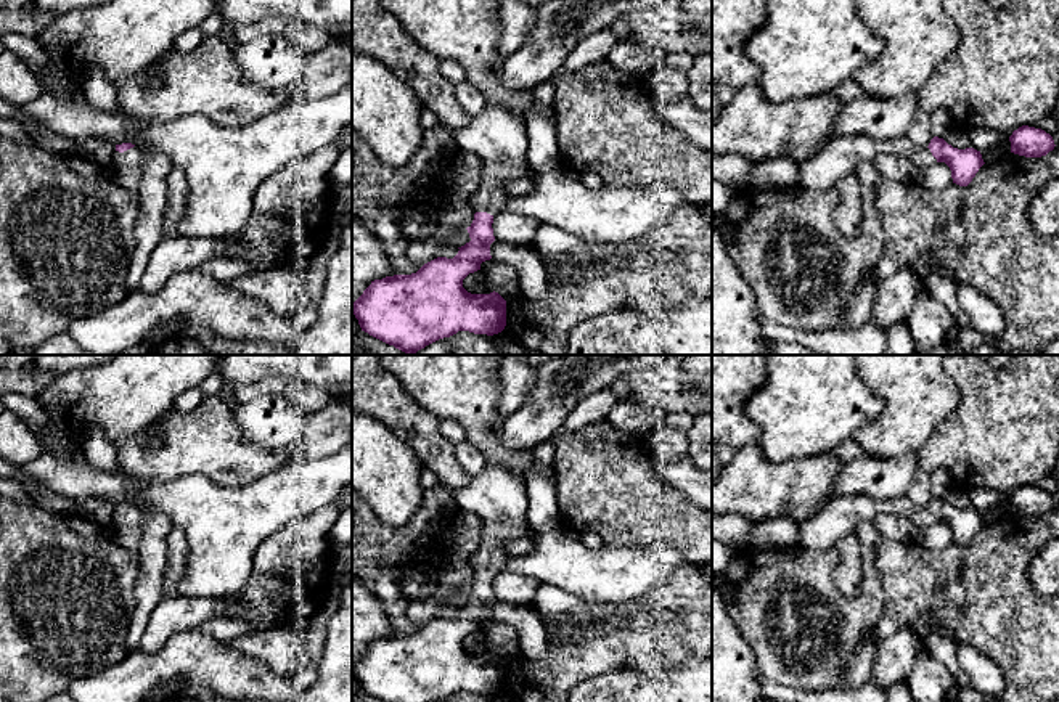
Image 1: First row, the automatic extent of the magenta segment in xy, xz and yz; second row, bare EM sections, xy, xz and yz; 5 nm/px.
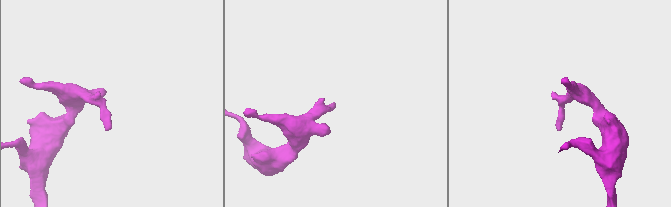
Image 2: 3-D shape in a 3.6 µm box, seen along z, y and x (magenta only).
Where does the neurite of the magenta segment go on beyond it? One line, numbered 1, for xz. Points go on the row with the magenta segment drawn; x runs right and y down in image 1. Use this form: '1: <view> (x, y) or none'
1: xz (497, 135)

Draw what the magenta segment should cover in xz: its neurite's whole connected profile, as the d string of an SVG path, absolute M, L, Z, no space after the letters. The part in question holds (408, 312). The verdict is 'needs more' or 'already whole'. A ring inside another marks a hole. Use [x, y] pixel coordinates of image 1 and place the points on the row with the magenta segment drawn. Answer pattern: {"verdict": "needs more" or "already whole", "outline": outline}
{"verdict": "needs more", "outline": "M487 103L466 129L453 130L458 148L484 162L482 180L466 201L476 212L471 241L453 259L437 257L416 273L374 280L352 304L362 331L415 355L426 345L469 331L493 336L506 326L506 300L498 292L471 294L463 280L490 260L493 217L503 212L508 183L534 175L527 162L525 122Z"}

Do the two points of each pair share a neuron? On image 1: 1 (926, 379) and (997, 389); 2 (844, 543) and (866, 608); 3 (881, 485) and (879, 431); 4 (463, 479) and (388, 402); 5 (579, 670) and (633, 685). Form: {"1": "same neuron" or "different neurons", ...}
{"1": "different neurons", "2": "different neurons", "3": "different neurons", "4": "same neuron", "5": "different neurons"}

